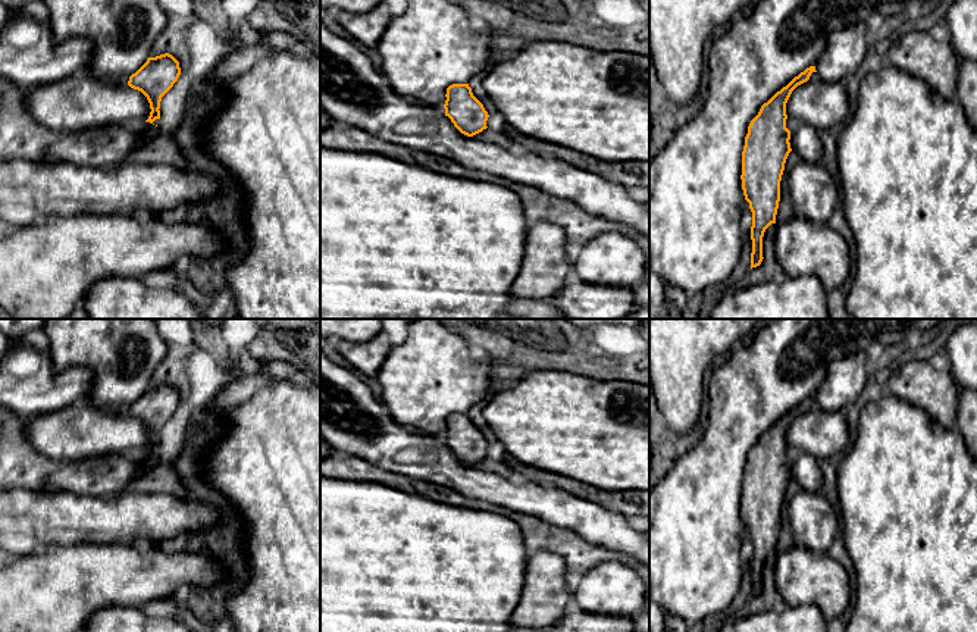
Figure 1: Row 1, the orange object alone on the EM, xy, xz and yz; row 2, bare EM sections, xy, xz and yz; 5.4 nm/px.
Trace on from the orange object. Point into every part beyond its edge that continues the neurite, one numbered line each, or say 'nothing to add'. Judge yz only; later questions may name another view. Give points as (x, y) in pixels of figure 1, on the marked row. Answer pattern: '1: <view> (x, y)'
1: yz (845, 49)

